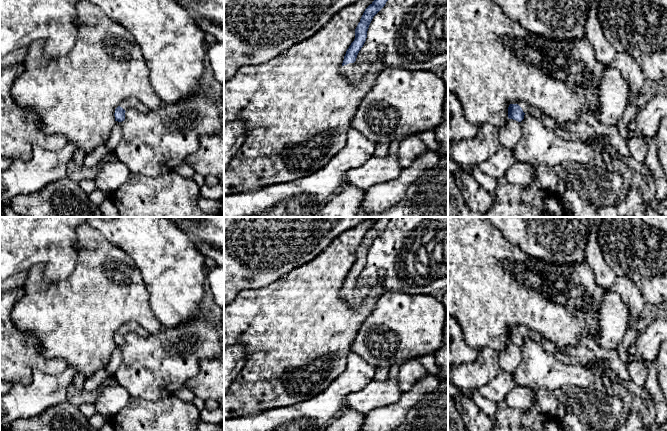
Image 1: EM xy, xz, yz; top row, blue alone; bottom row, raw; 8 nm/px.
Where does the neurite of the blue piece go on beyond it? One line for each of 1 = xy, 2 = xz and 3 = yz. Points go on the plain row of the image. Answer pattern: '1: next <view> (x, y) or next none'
1: next none
2: next none
3: next none

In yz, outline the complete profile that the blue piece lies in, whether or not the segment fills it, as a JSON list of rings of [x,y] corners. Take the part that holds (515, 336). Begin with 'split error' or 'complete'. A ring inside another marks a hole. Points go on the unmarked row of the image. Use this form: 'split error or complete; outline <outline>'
complete; outline [[[510,328],[508,331],[508,342],[521,346],[525,337],[518,328]]]

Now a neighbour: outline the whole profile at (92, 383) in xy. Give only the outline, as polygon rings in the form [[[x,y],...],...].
[[[100,369],[92,377],[86,379],[83,388],[86,391],[93,391],[111,377],[113,376],[107,371],[105,371],[104,369]]]

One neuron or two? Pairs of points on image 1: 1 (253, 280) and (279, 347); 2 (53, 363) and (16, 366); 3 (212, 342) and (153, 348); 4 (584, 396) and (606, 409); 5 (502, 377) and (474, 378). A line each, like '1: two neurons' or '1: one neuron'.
1: two neurons
2: one neuron
3: one neuron
4: one neuron
5: two neurons

